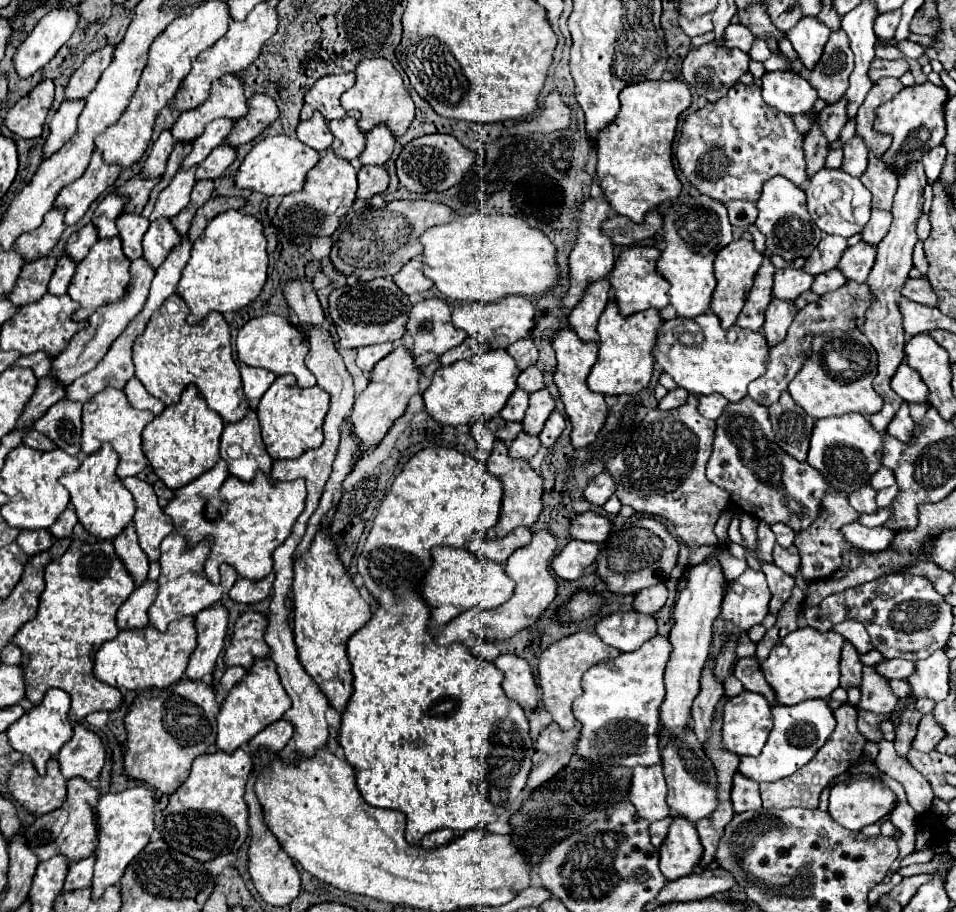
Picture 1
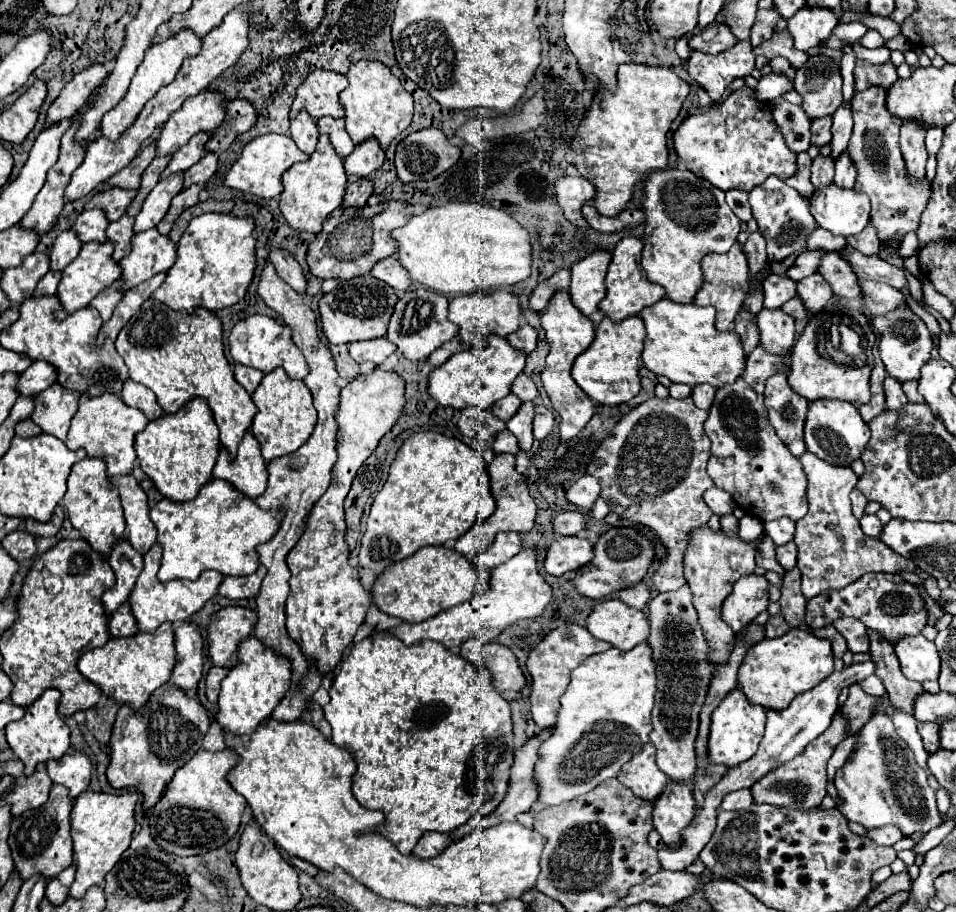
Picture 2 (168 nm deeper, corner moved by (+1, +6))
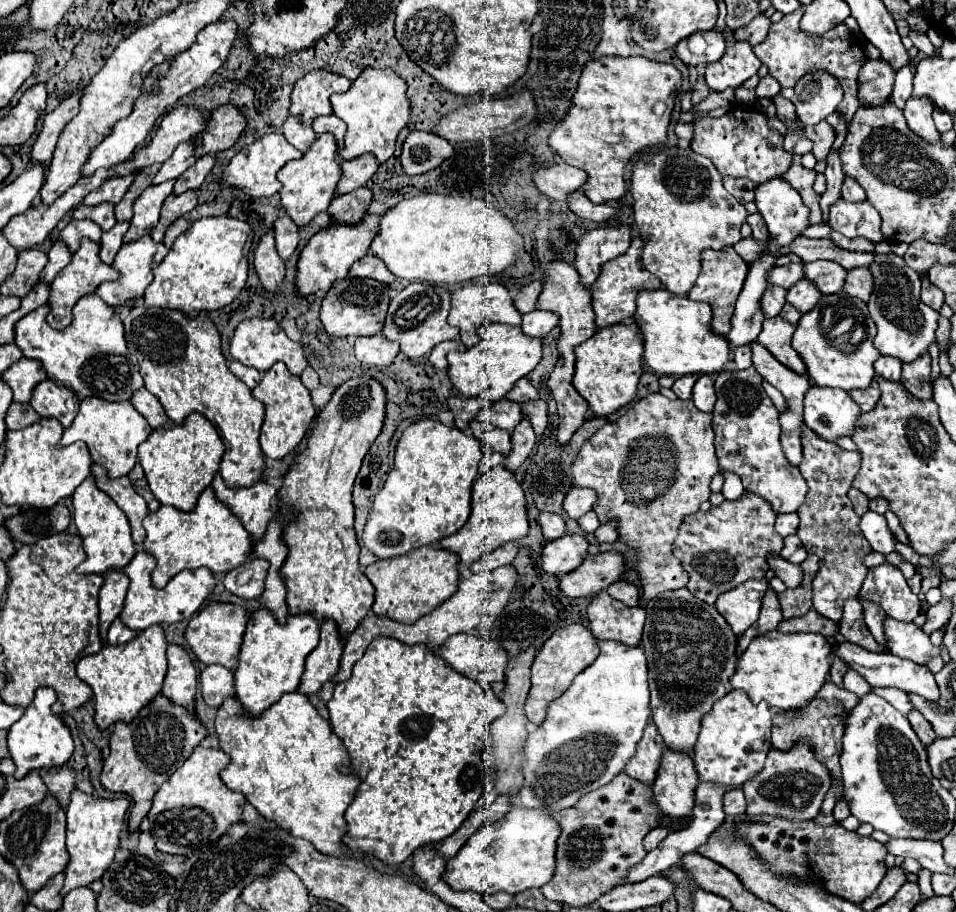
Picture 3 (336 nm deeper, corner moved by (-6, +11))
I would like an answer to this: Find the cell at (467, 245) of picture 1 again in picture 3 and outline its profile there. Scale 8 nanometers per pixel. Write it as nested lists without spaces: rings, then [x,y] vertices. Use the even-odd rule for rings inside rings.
[[[423,193],[411,199],[403,199],[383,213],[379,221],[379,233],[371,241],[369,249],[399,279],[455,285],[481,275],[497,275],[505,267],[513,265],[517,253],[523,249],[523,237],[515,231],[513,223],[501,211],[493,209],[483,199],[475,199],[475,197],[463,199],[463,197],[451,197],[439,193]]]

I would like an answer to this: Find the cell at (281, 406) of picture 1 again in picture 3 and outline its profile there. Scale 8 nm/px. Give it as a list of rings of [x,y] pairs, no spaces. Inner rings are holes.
[[[275,363],[251,393],[265,405],[265,421],[259,437],[261,449],[271,459],[283,459],[285,455],[293,453],[315,419],[315,407],[311,403],[309,389],[301,383],[299,377],[291,375],[283,363]]]

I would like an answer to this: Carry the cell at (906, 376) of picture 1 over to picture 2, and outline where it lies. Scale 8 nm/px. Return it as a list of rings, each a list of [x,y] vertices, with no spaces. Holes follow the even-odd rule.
[[[900,308],[894,312],[888,312],[884,316],[876,316],[874,328],[882,334],[880,342],[880,358],[884,362],[886,372],[896,378],[898,382],[910,382],[920,378],[920,368],[924,362],[930,360],[930,350],[932,350],[932,336],[924,322],[912,314],[908,308]]]

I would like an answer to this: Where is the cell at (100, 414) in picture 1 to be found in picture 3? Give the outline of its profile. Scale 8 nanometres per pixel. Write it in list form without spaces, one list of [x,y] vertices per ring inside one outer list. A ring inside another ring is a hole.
[[[85,397],[79,403],[79,413],[73,419],[71,427],[65,429],[61,437],[61,445],[73,443],[73,441],[85,441],[93,463],[103,465],[107,469],[107,475],[111,479],[117,479],[127,475],[133,469],[137,461],[137,447],[149,437],[149,433],[151,433],[151,427],[147,425],[145,417],[139,415],[129,401],[111,403],[99,397]]]

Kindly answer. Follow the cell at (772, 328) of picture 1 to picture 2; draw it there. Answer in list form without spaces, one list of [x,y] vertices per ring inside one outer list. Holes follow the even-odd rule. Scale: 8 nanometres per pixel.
[[[762,308],[756,318],[758,318],[758,330],[760,330],[760,344],[768,352],[784,354],[794,346],[796,342],[794,320],[782,308],[780,310]]]

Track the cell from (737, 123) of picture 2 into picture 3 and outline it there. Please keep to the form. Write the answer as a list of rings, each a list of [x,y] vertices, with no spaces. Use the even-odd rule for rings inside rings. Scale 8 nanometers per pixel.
[[[739,105],[719,119],[697,119],[693,123],[695,137],[691,149],[715,165],[721,175],[747,177],[755,183],[765,183],[783,175],[791,167],[791,153],[783,149],[783,137],[767,127],[767,115],[757,109]]]

